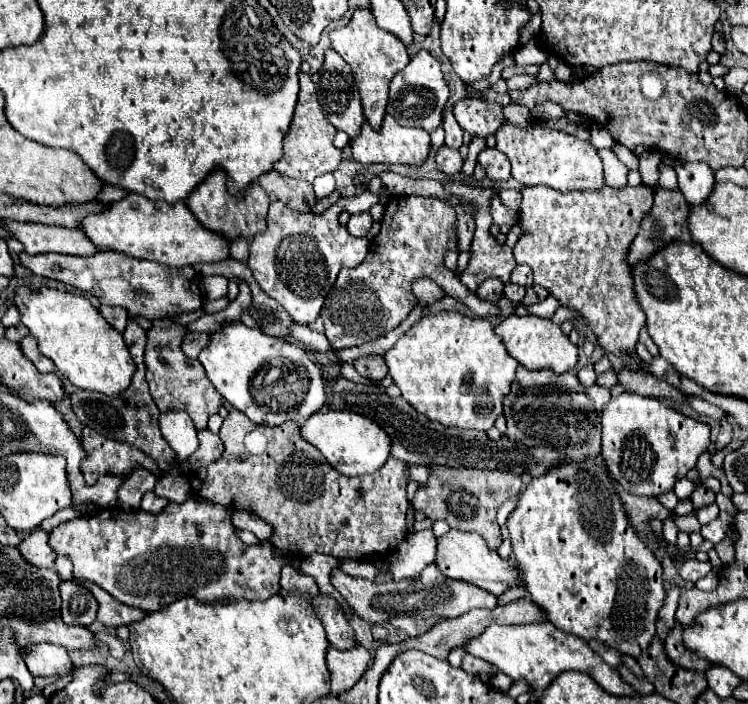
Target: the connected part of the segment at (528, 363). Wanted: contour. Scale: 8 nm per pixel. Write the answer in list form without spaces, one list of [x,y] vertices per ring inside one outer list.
[[[512,314],[504,322],[500,322],[494,332],[502,338],[508,354],[516,358],[522,366],[530,370],[540,370],[540,368],[552,368],[554,372],[570,372],[576,366],[576,344],[570,342],[570,338],[562,332],[558,324],[554,324],[550,318],[540,318],[540,316],[518,316]]]

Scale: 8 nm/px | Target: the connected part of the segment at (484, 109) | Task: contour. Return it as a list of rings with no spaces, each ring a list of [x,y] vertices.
[[[464,98],[456,102],[454,114],[462,130],[470,132],[472,136],[488,136],[502,126],[502,108],[480,98]]]

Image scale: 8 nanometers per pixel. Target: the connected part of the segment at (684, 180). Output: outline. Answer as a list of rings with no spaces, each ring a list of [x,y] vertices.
[[[674,162],[674,170],[678,174],[678,188],[690,204],[702,204],[712,194],[712,186],[716,184],[714,174],[706,162]]]

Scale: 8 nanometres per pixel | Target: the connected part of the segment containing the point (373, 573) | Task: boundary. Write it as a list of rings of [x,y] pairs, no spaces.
[[[344,560],[344,572],[354,576],[354,578],[364,578],[364,580],[374,581],[379,572],[375,566],[366,560]]]

